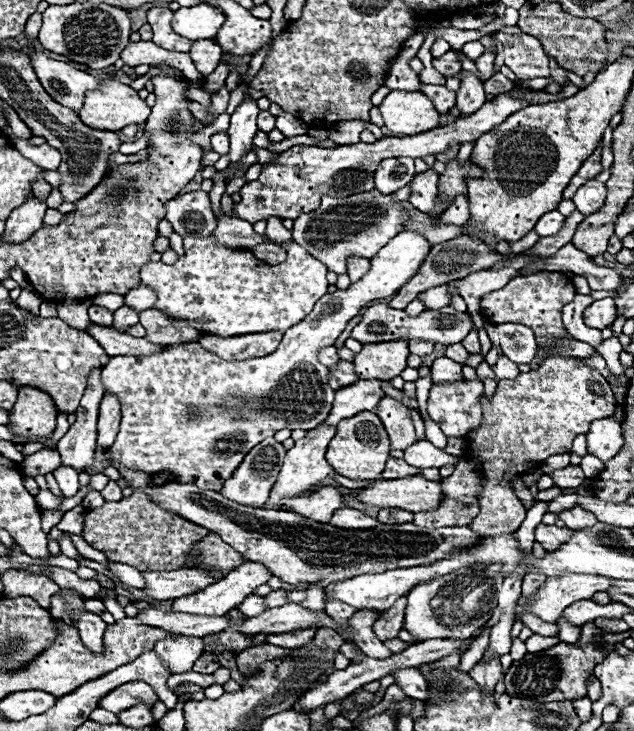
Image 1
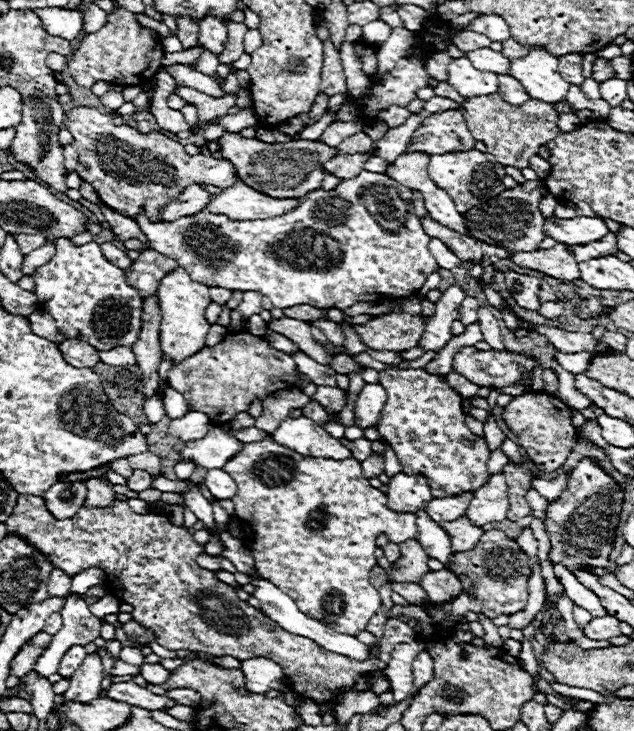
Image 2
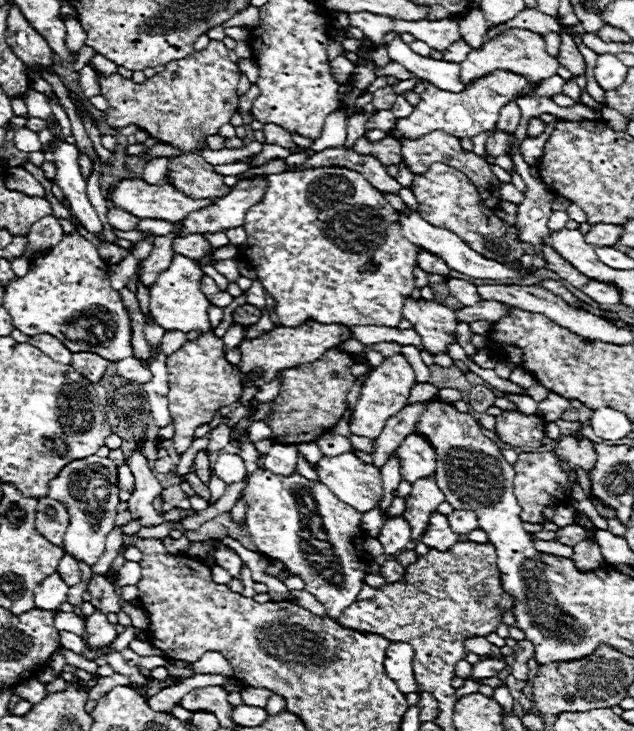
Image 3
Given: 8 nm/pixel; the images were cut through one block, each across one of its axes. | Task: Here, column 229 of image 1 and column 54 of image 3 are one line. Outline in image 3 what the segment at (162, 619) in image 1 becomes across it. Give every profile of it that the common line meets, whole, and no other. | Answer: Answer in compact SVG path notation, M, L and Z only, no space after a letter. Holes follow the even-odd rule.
M58 612L54 616L54 626L56 626L56 630L76 632L78 636L84 634L84 620L80 616L76 616L74 612Z

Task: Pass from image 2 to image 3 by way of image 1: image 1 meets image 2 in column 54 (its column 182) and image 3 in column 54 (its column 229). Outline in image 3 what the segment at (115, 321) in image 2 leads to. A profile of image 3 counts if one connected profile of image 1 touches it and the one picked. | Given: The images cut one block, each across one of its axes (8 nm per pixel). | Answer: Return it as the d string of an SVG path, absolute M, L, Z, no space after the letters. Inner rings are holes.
M76 230L72 234L64 234L64 238L48 250L48 254L38 256L30 262L30 270L24 278L16 278L10 286L4 288L4 304L2 304L10 316L14 326L28 334L50 334L58 338L68 350L94 350L94 354L102 354L102 358L110 362L118 362L122 358L134 356L132 348L132 328L130 328L130 316L128 310L122 304L120 292L110 286L108 278L108 264L100 256L98 248L88 242L82 234Z

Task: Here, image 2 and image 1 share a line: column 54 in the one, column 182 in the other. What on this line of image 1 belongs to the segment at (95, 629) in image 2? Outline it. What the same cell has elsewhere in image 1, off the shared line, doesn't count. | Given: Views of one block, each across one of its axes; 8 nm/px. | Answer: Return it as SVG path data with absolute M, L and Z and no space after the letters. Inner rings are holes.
M176 634L176 638L164 638L156 642L154 650L160 654L160 658L164 658L166 666L174 674L182 674L192 670L194 662L204 652L204 642L198 636Z

